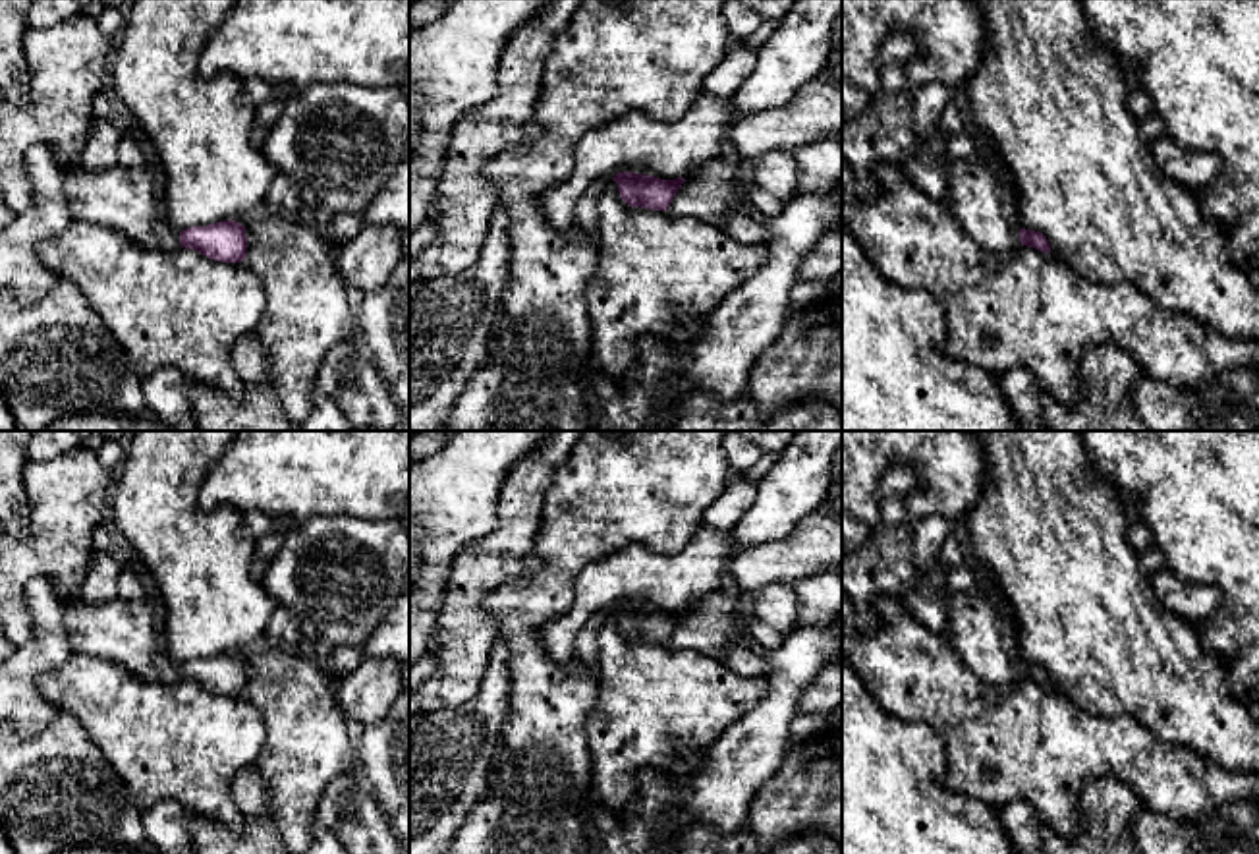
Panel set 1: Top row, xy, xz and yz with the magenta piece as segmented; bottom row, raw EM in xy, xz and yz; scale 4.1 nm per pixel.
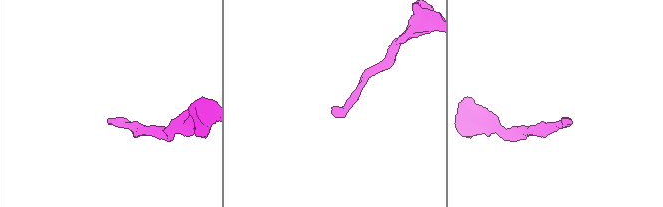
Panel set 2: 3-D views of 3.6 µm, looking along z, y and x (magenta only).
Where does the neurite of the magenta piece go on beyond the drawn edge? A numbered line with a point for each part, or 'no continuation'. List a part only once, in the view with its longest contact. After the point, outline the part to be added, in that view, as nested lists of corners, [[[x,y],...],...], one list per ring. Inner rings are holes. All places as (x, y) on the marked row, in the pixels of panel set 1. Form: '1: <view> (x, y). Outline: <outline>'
1: xy (168, 240). Outline: [[[164,214],[156,218],[154,238],[160,251],[176,253],[182,249],[180,234],[168,224]]]

